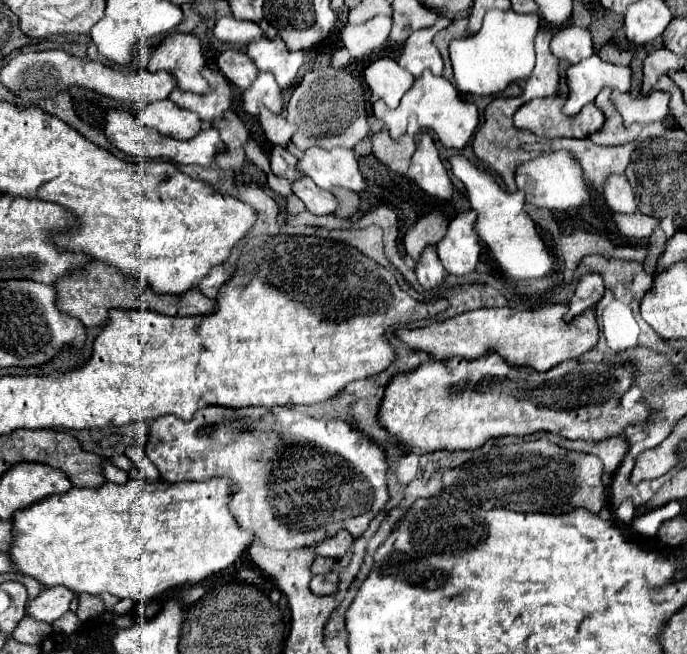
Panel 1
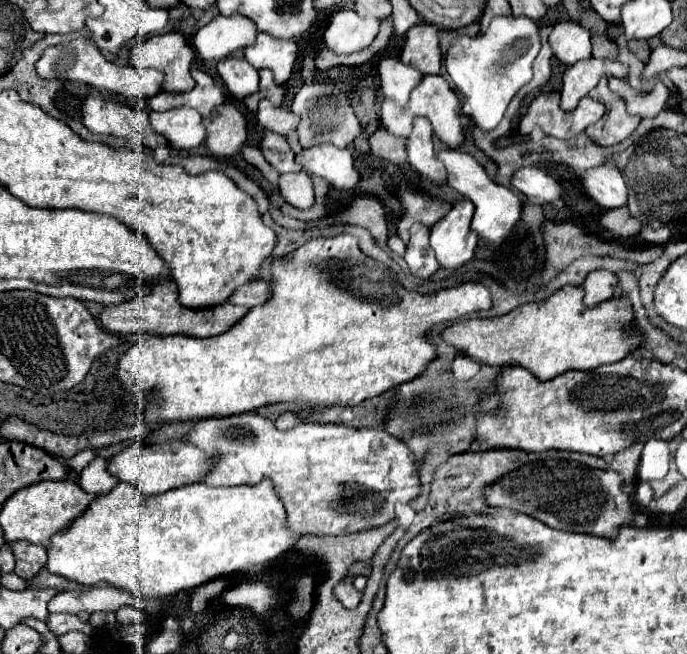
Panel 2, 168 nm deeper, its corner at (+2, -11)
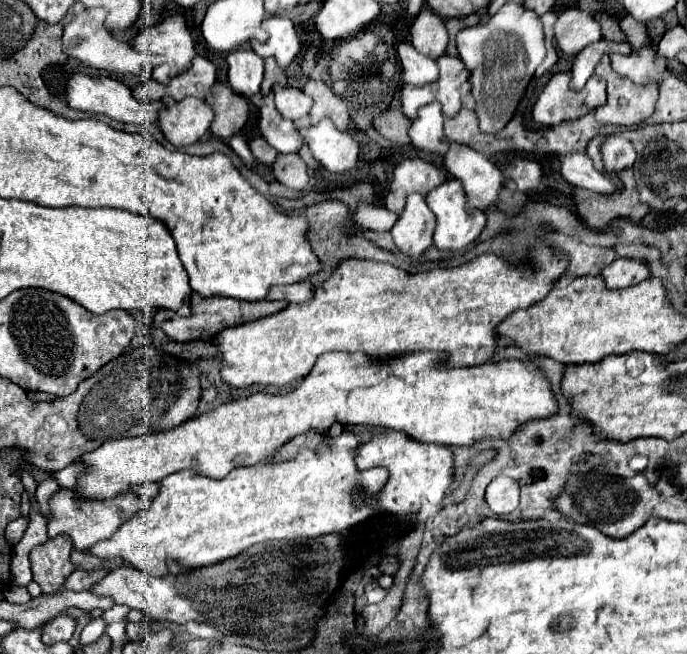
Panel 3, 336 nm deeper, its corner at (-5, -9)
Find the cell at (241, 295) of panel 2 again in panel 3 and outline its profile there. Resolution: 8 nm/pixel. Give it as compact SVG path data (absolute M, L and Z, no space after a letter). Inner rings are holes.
M299 281L291 285L275 285L267 293L267 299L283 299L287 303L301 303L307 297L311 297L311 289L313 285L309 281Z

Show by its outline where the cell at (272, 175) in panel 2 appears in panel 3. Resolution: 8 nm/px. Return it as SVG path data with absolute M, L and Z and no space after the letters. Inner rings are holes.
M263 137L251 139L251 141L249 141L249 147L251 147L253 155L255 155L261 163L265 163L265 165L269 165L269 167L275 163L277 153L275 153L275 149L271 149L271 145L267 145L267 141L263 141Z

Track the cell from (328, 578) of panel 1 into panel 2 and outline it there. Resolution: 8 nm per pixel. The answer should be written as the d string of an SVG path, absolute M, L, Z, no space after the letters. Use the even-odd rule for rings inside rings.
M340 583L340 585L336 585L336 597L340 599L342 605L352 607L352 609L362 601L362 593L360 593L354 585L350 585L350 583Z

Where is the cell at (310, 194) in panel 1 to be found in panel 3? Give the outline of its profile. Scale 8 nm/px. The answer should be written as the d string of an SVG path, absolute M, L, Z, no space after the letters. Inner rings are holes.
M279 155L273 165L273 175L285 187L301 193L309 185L307 165L301 161L299 155Z

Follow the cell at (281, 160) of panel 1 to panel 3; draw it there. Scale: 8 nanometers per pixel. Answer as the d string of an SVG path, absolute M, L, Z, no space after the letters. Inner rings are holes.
M271 93L263 97L263 105L259 109L259 131L263 139L277 151L277 153L299 153L303 141L299 137L299 131L293 127L291 121L279 117L279 111L275 109Z

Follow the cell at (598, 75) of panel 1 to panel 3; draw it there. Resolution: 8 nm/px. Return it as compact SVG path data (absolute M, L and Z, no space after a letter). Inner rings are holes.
M597 41L595 45L587 45L587 49L583 49L583 53L579 53L579 57L575 57L573 61L573 69L571 69L571 89L573 91L581 91L585 87L585 83L589 81L589 77L593 75L595 67L599 65L603 55L613 55L613 53L621 53L621 55L629 55L631 47L627 43L613 43L613 41Z

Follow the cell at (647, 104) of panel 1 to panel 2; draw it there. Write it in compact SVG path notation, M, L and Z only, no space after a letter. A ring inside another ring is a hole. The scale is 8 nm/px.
M610 79L610 89L616 91L620 97L624 97L626 105L628 105L628 113L632 115L640 115L640 117L656 117L668 99L668 87L664 85L664 81L658 79L658 83L654 85L652 91L644 93L644 91L636 91L628 85L628 79Z

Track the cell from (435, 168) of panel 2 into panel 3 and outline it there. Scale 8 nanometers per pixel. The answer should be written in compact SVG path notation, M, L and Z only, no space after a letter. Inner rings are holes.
M429 103L419 109L419 117L413 121L409 137L417 149L437 153L439 157L447 153L449 145L443 139L443 115L439 103Z

